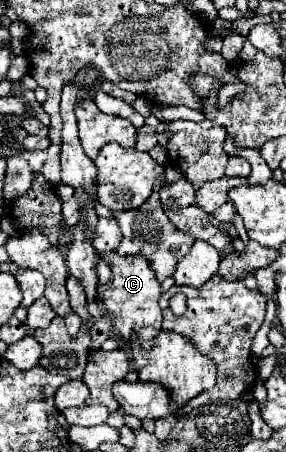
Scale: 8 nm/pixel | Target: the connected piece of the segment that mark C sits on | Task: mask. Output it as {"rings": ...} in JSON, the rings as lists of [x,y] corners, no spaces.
{"rings":[[[115,251],[109,253],[97,253],[101,261],[109,263],[113,281],[111,283],[99,283],[97,295],[103,301],[107,313],[111,315],[113,329],[121,339],[129,339],[131,333],[137,335],[139,343],[149,349],[153,345],[153,337],[157,335],[157,329],[161,329],[161,283],[153,273],[151,263],[143,255],[119,255]]]}

